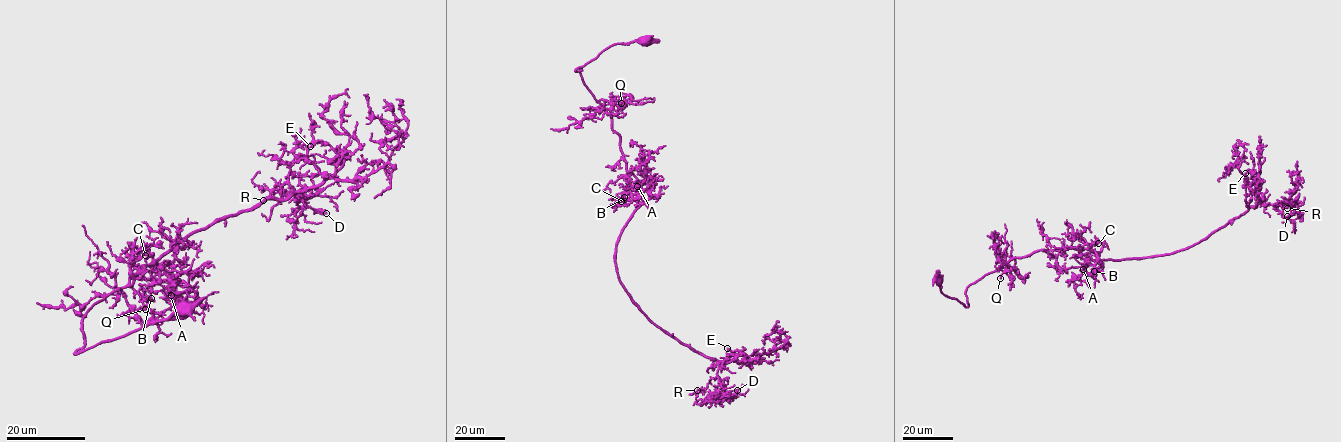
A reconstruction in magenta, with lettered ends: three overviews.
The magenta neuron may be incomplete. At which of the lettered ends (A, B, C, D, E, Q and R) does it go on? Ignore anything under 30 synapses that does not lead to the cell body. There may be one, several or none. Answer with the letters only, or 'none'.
none

